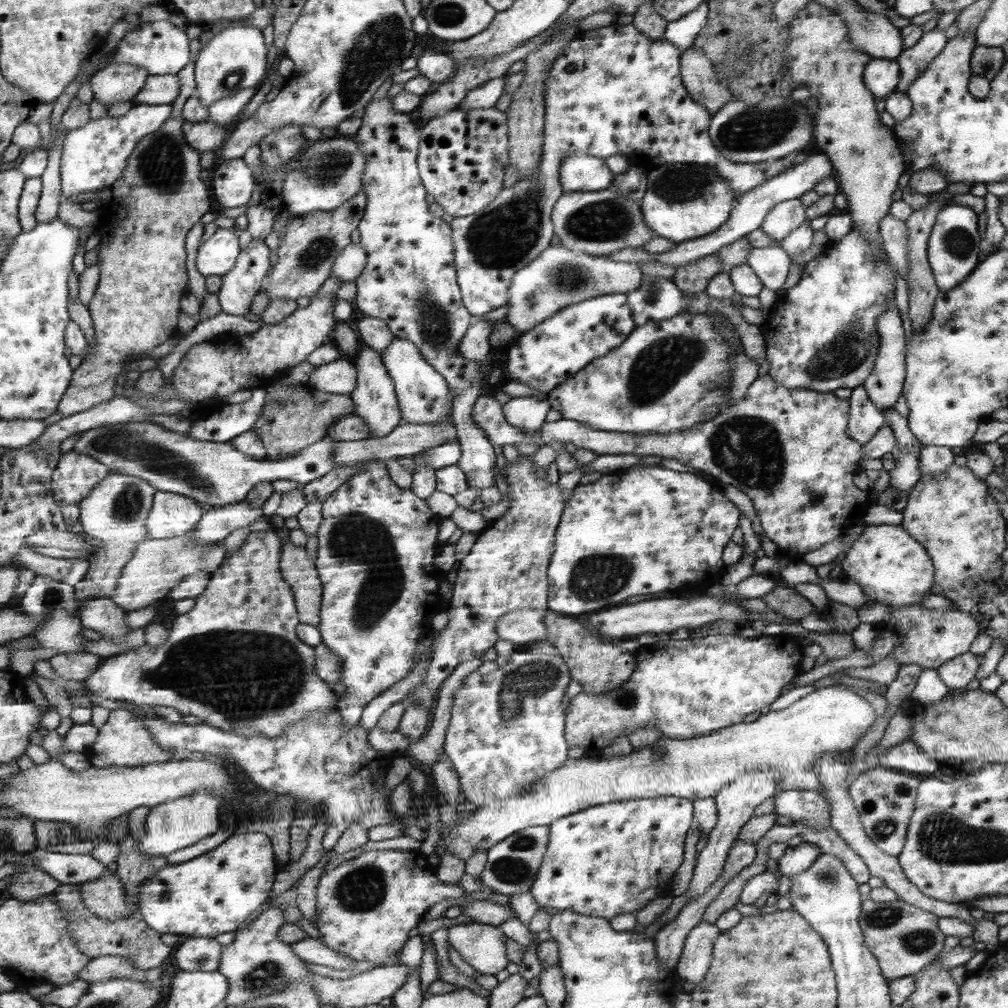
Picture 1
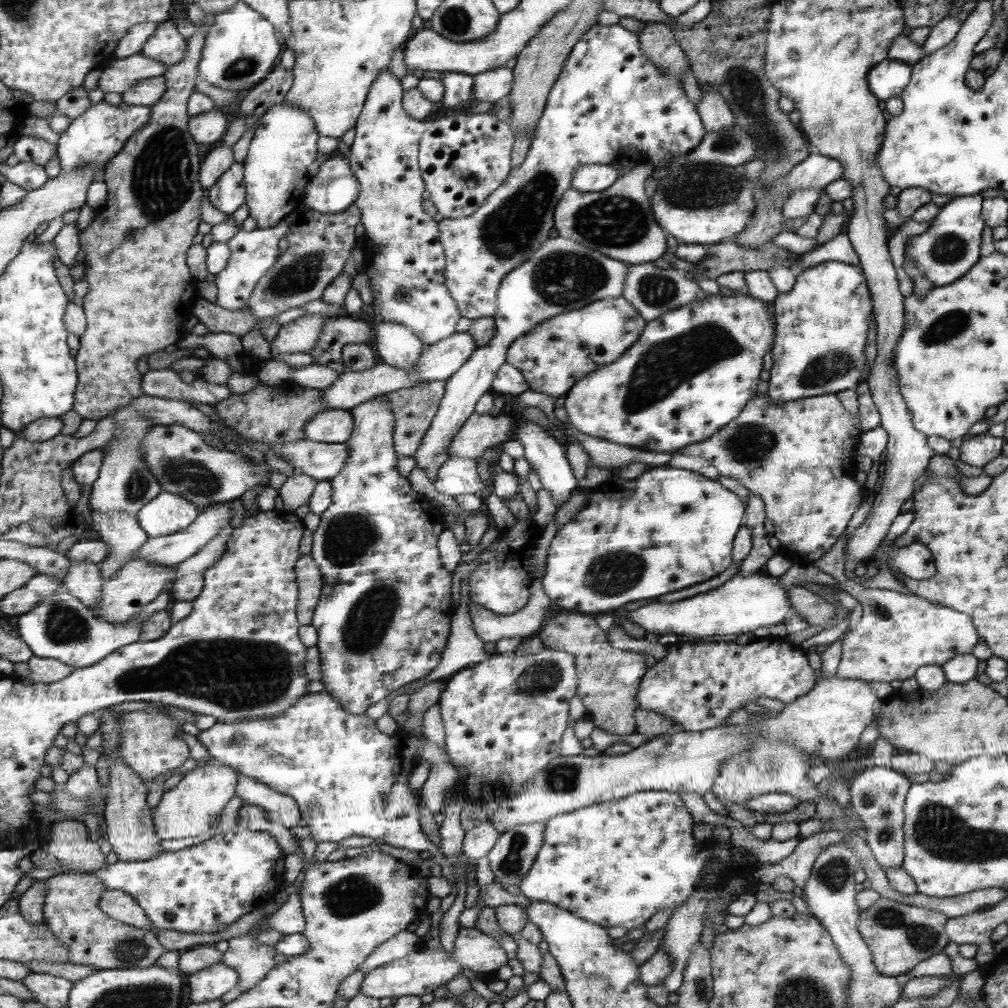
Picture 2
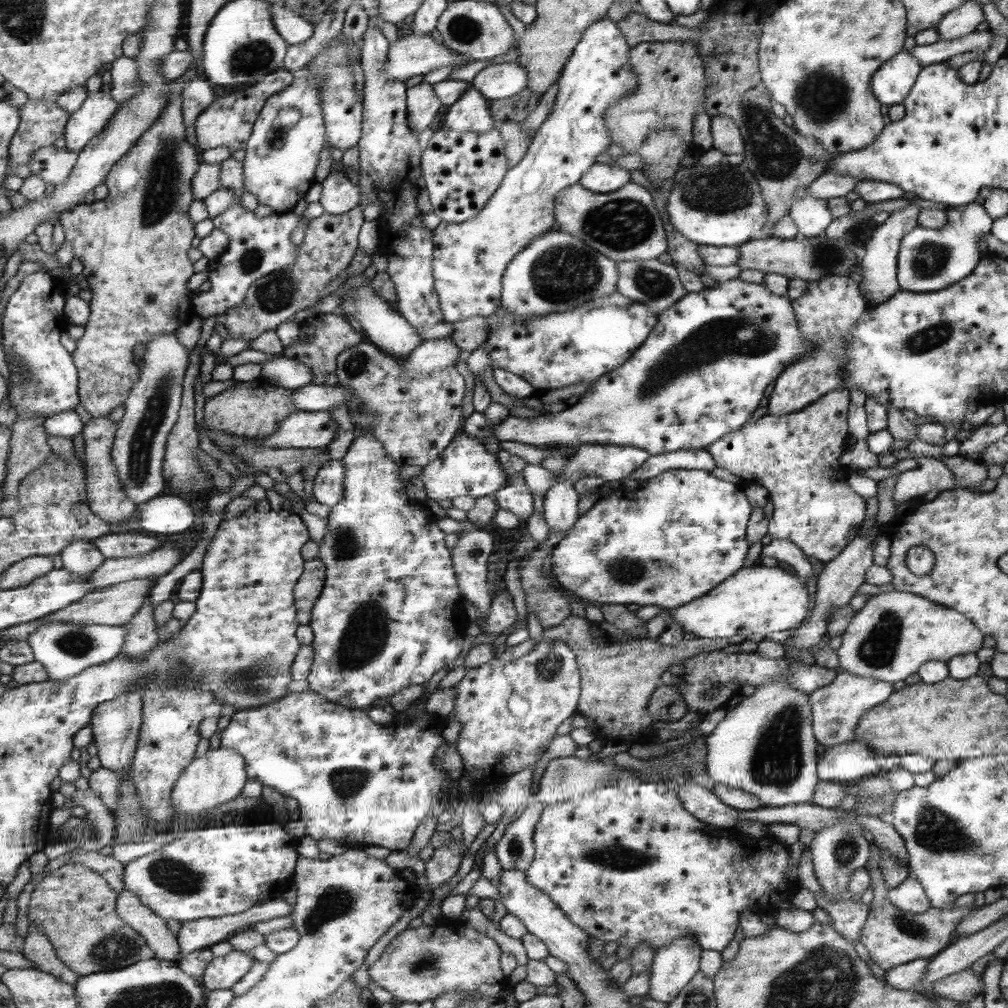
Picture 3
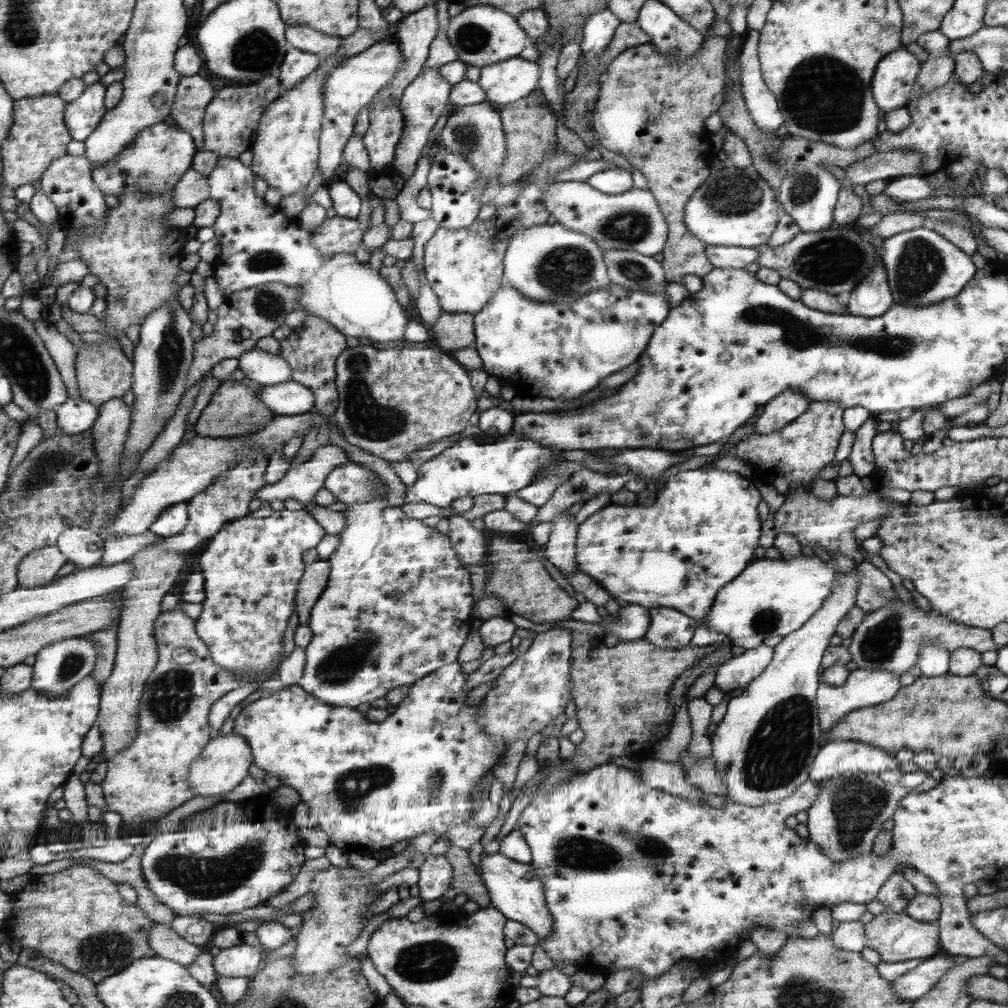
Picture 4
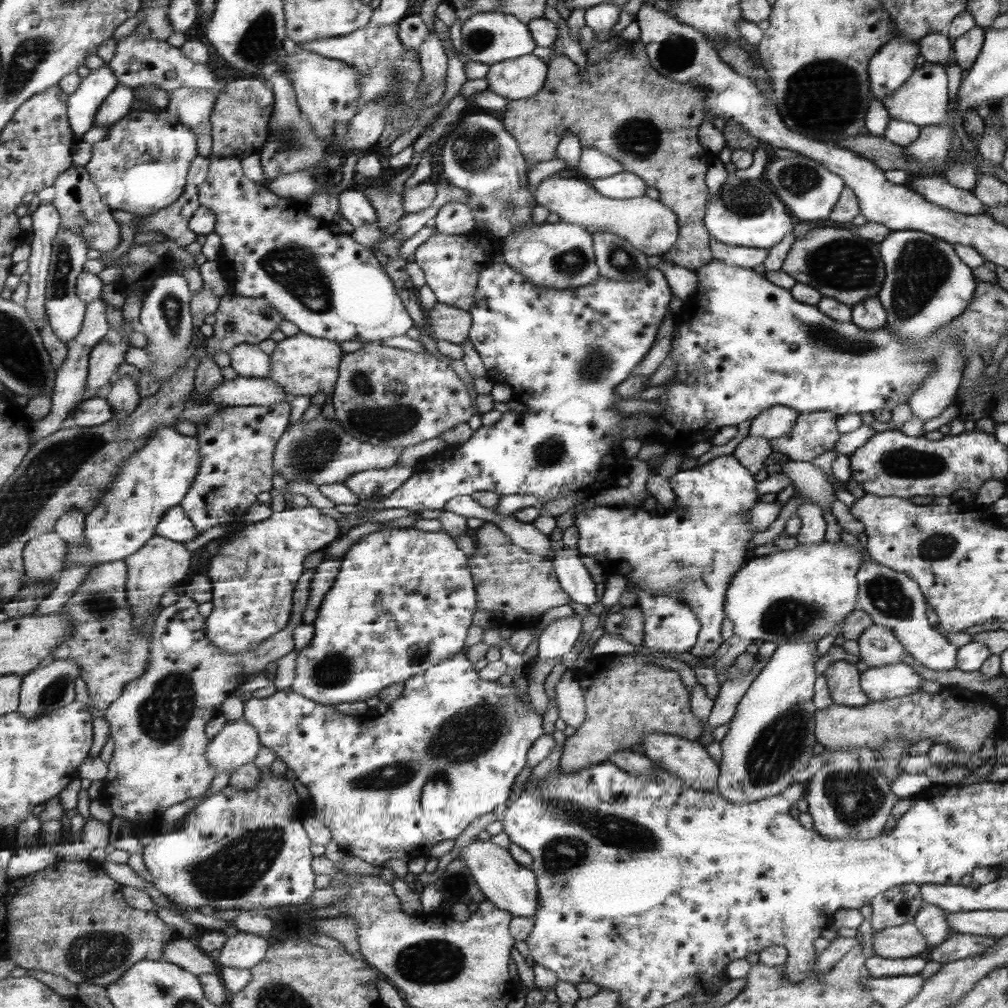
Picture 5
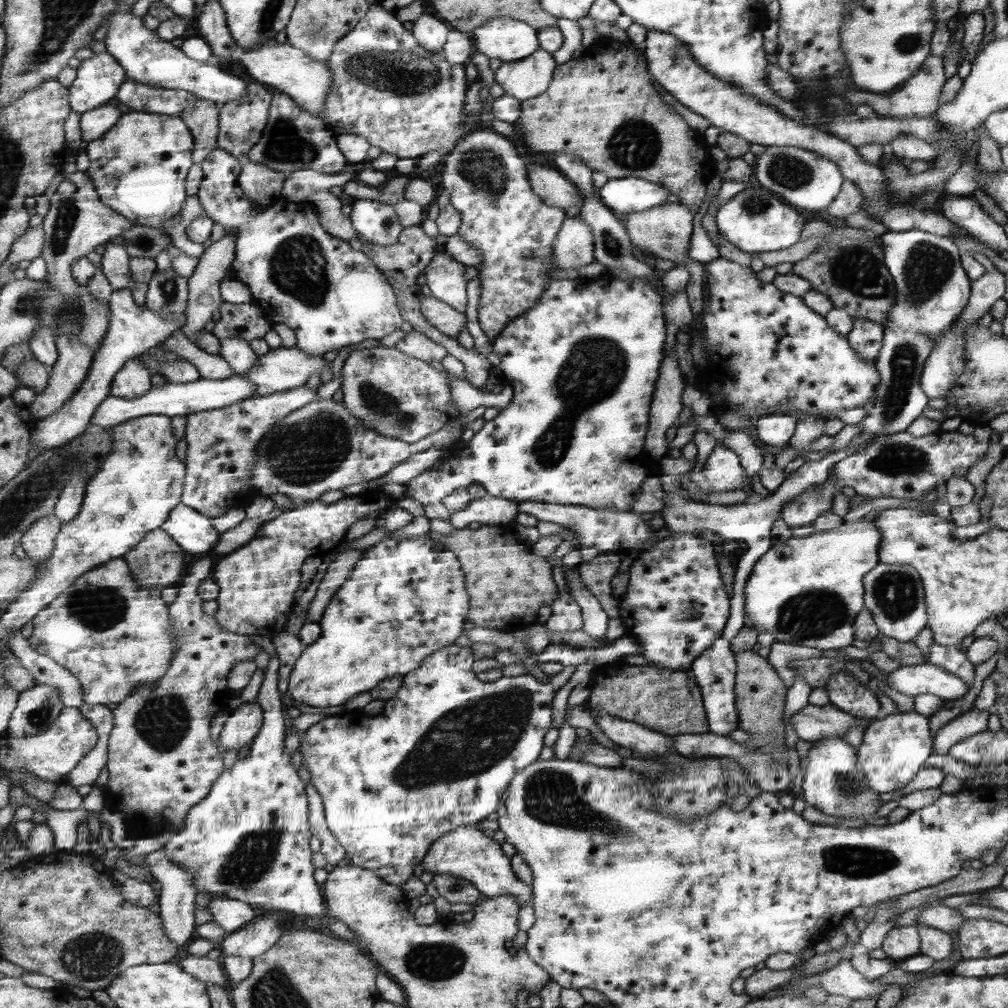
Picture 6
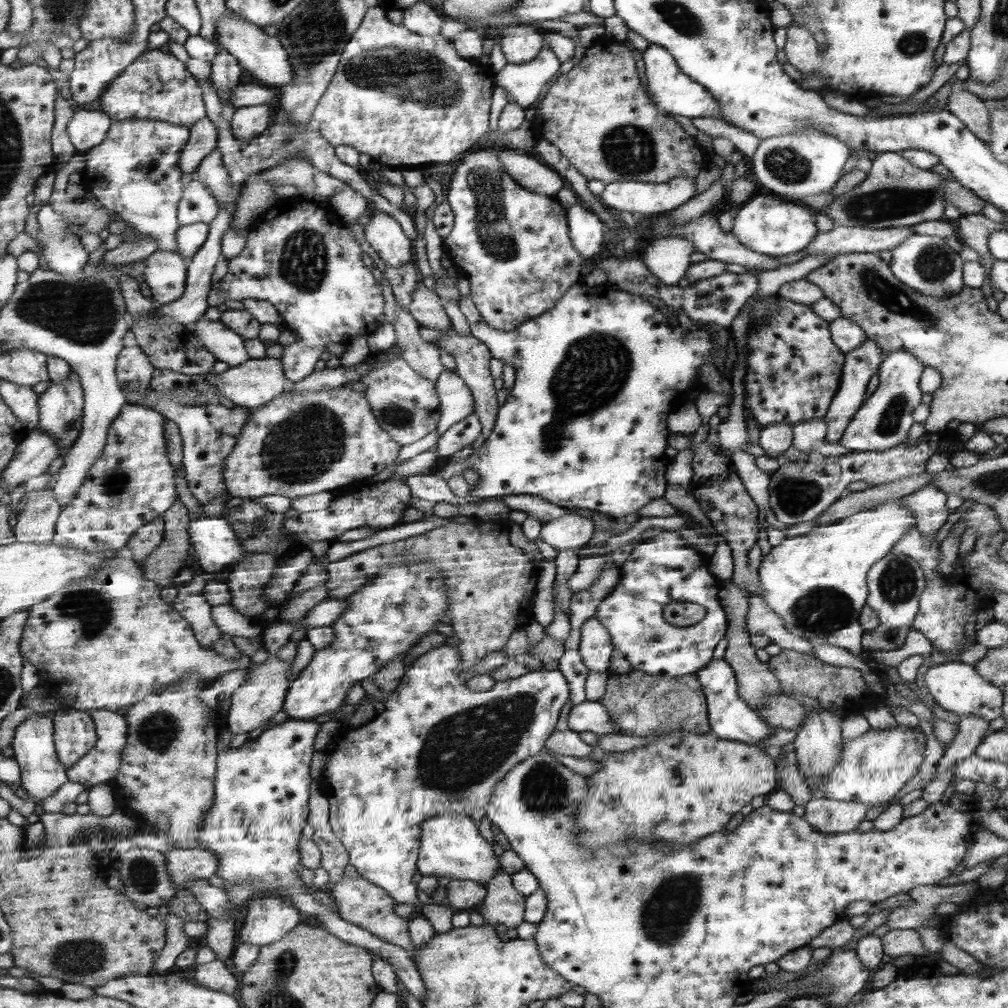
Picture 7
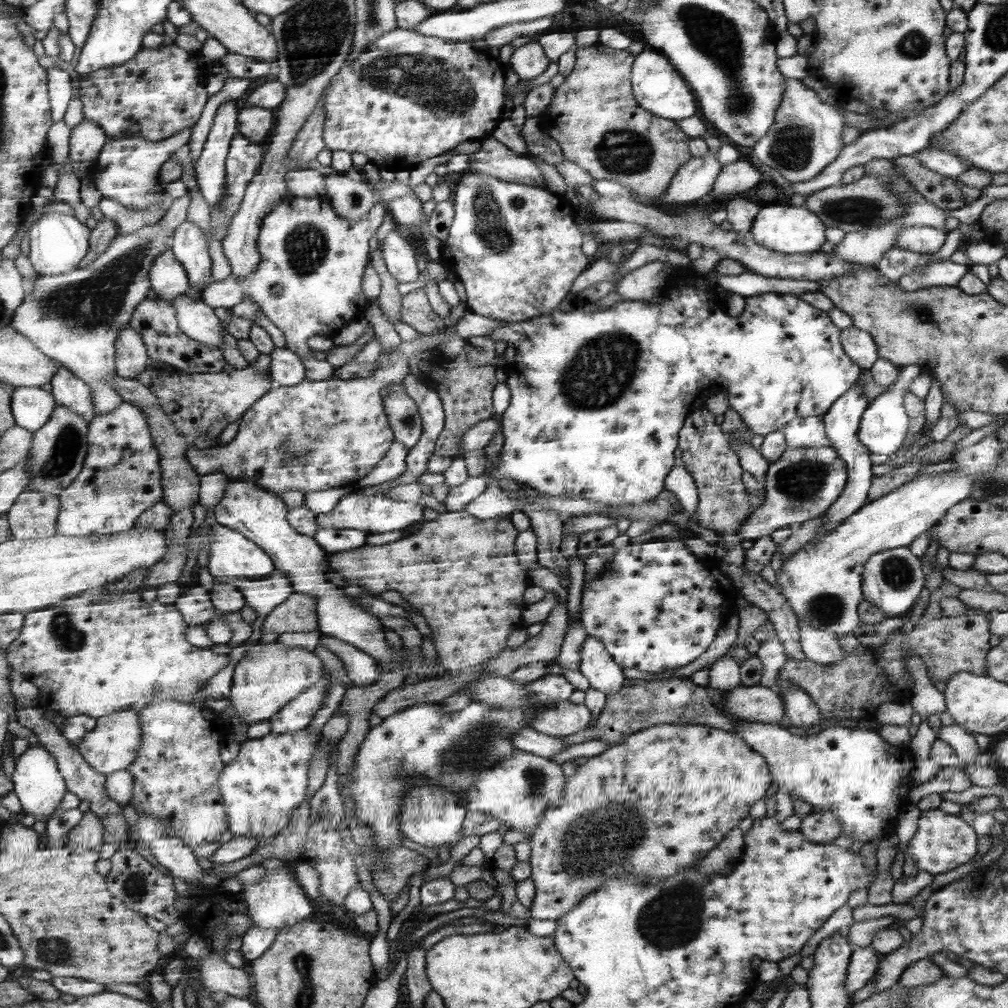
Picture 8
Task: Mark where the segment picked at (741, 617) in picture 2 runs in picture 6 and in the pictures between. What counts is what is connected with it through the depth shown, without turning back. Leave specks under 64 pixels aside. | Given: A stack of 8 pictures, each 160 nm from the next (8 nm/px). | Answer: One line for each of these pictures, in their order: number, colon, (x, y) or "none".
3: (756, 600)
4: (771, 597)
5: (798, 595)
6: (807, 591)

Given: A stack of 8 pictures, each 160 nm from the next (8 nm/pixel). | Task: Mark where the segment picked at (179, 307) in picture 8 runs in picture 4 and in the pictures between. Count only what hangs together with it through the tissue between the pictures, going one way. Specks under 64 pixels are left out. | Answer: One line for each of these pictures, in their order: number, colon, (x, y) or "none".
4: (267, 369)
5: (247, 360)
6: (236, 351)
7: (226, 346)

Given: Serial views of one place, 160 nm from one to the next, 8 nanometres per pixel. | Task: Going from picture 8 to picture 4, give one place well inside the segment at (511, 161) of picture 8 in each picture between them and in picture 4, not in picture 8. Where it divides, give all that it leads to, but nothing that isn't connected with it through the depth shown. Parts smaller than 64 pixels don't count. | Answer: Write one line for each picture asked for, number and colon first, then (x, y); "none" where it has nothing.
4: (631, 221)
5: (648, 226)
6: (552, 188)
7: (538, 179)

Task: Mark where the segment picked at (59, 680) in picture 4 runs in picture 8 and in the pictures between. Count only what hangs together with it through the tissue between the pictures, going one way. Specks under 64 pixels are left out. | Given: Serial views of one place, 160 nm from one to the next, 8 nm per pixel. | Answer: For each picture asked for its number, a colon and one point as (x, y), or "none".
5: (47, 689)
6: (39, 708)
7: (34, 746)
8: (38, 783)

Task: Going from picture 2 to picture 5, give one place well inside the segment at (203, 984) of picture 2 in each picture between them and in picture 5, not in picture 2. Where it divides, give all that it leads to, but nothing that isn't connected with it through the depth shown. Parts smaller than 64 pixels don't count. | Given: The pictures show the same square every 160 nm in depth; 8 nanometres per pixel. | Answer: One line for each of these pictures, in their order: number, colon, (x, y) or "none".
3: (221, 972)
4: (243, 960)
5: (242, 950)

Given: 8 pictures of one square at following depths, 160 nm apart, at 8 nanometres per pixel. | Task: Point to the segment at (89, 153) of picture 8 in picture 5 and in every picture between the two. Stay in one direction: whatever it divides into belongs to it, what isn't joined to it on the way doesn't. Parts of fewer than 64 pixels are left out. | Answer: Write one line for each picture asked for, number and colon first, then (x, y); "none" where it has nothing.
5: (120, 103)
6: (95, 124)
7: (87, 128)

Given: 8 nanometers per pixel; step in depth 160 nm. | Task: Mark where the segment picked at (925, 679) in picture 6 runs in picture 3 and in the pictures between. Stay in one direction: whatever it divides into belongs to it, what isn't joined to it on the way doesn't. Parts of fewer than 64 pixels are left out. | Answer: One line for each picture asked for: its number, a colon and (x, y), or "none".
3: (837, 708)
4: (863, 688)
5: (892, 681)

